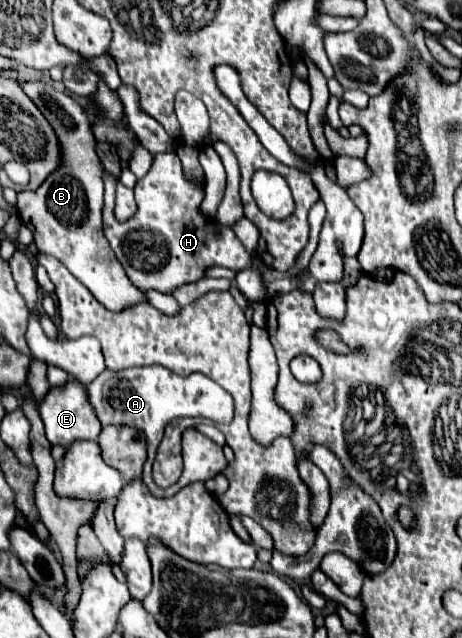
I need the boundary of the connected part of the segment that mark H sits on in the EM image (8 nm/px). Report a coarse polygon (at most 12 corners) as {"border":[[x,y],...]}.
{"border":[[176,152],[134,186],[138,212],[104,234],[136,288],[170,294],[206,266],[259,265],[216,234]]}

